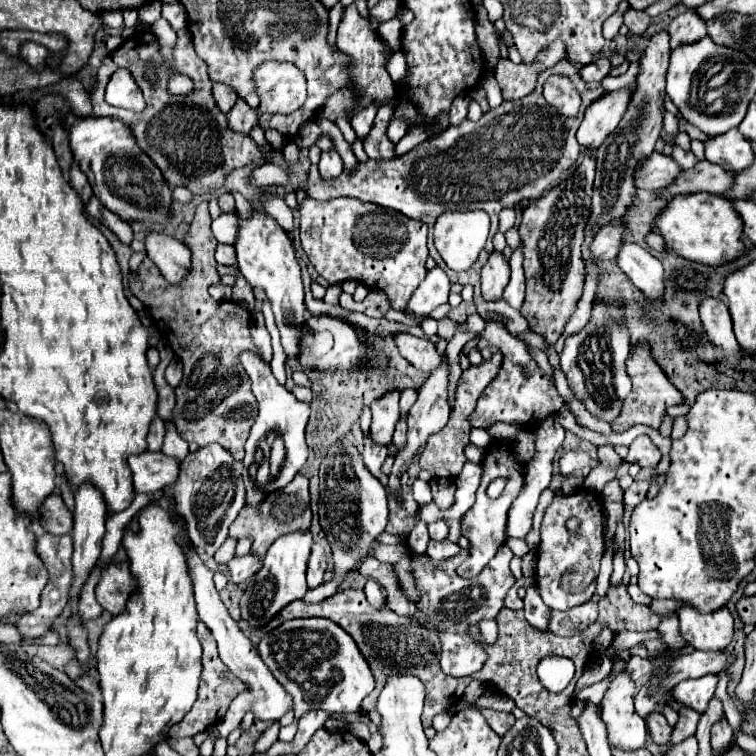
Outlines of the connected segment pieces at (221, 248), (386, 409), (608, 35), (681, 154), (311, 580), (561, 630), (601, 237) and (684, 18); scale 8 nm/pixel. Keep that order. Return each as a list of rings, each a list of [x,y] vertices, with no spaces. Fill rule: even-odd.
[[[220,243],[220,245],[218,245],[218,251],[216,251],[216,261],[218,261],[220,265],[236,265],[234,247],[232,247],[232,245],[226,245],[226,243]]]
[[[392,391],[386,393],[382,399],[376,399],[372,403],[372,425],[370,425],[370,439],[376,445],[388,447],[392,441],[392,433],[394,427],[400,419],[400,411],[398,411],[398,399],[400,393]]]
[[[623,13],[612,14],[603,24],[602,33],[604,38],[611,41],[618,34],[623,23]]]
[[[676,145],[676,147],[674,147],[672,155],[676,157],[676,161],[680,163],[680,167],[682,167],[682,169],[688,169],[688,167],[692,167],[692,165],[696,165],[696,163],[700,161],[692,151],[684,151],[680,145]]]
[[[320,545],[312,547],[312,555],[308,561],[308,587],[314,589],[316,585],[324,583],[324,573],[326,573],[326,555]]]
[[[588,601],[580,607],[572,607],[568,611],[552,611],[548,631],[560,637],[572,637],[582,633],[588,625],[592,625],[598,617],[596,601]]]
[[[606,225],[600,227],[590,243],[590,253],[594,261],[612,261],[618,255],[618,249],[622,245],[622,231],[620,225]]]
[[[686,9],[672,19],[672,23],[668,25],[668,33],[672,37],[670,45],[674,49],[682,43],[694,43],[702,39],[708,33],[708,29],[706,29],[706,21],[700,19],[700,15],[696,15],[696,9]]]

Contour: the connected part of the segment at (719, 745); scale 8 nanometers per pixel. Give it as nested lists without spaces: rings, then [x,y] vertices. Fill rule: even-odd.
[[[722,717],[718,723],[712,725],[712,735],[710,735],[710,743],[714,753],[724,755],[732,745],[734,745],[734,735],[732,735],[732,727],[728,725],[728,721]]]

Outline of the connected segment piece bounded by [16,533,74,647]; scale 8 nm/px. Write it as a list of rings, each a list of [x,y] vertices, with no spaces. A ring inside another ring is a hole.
[[[42,533],[40,537],[36,537],[36,545],[34,545],[38,557],[42,559],[44,567],[48,569],[48,583],[40,595],[40,607],[28,615],[22,615],[16,623],[18,631],[24,635],[24,641],[22,641],[22,647],[30,647],[32,641],[36,637],[42,637],[50,625],[54,623],[54,619],[62,613],[62,609],[66,607],[68,603],[68,587],[72,587],[72,551],[74,551],[74,541],[70,535],[62,535],[62,537],[56,537],[56,535],[50,535],[50,533]]]

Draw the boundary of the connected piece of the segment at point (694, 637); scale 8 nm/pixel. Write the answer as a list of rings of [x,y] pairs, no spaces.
[[[680,607],[680,635],[686,643],[700,651],[722,651],[732,641],[734,621],[728,607],[712,611],[712,615],[700,615],[696,607]]]

